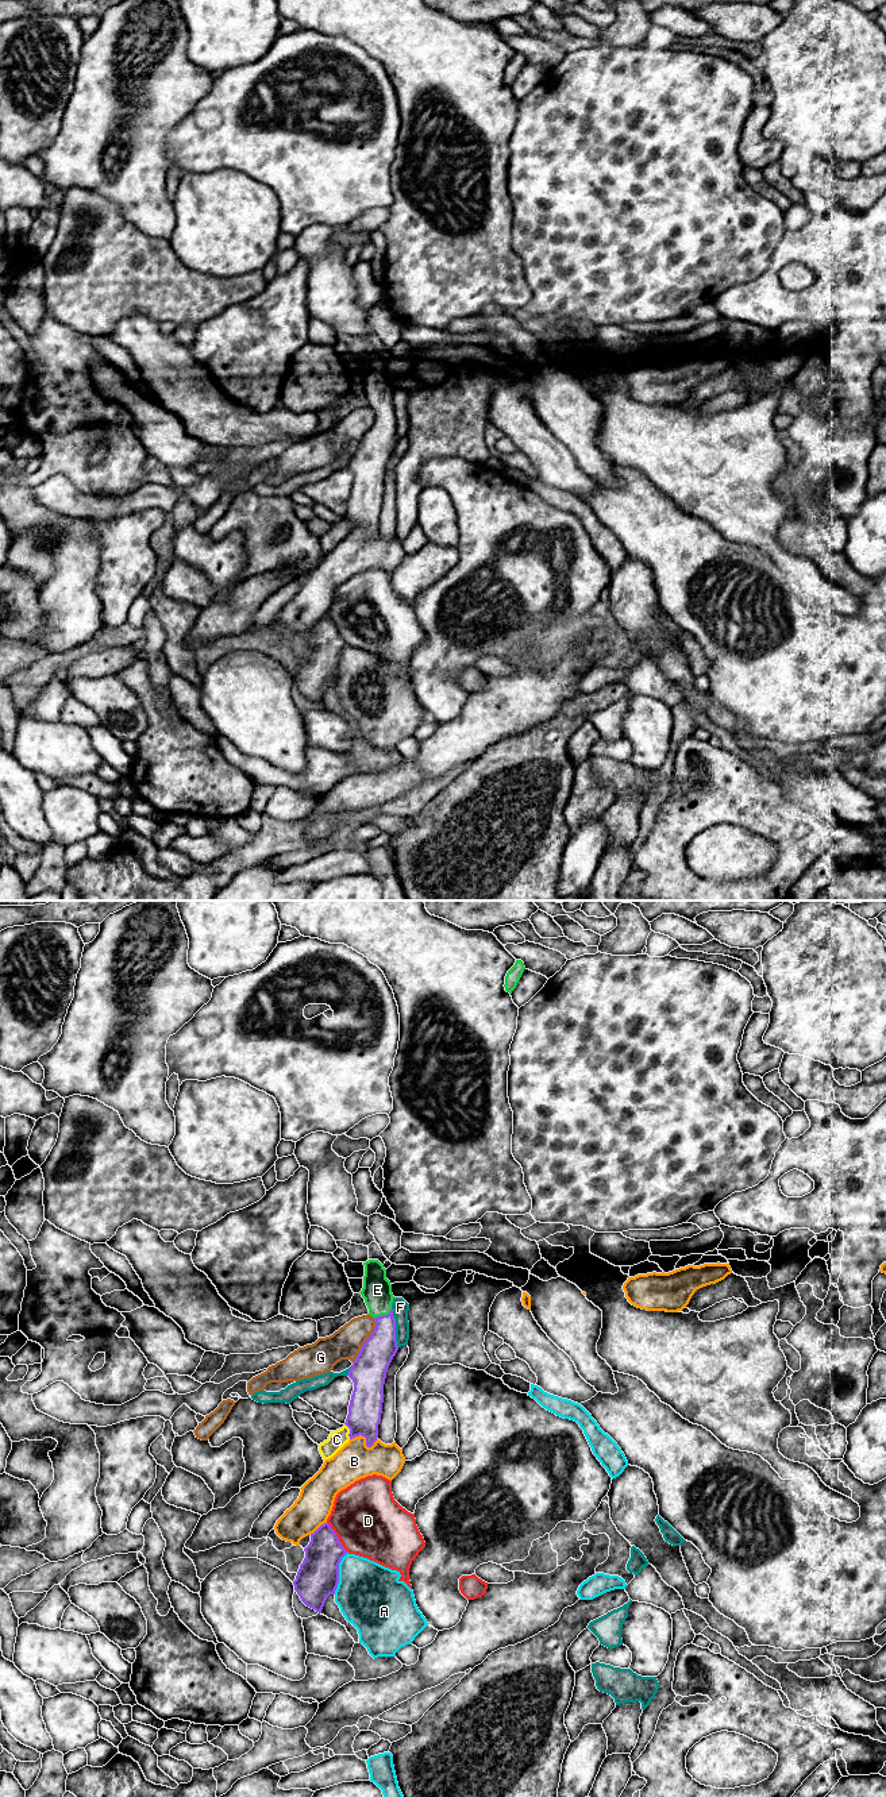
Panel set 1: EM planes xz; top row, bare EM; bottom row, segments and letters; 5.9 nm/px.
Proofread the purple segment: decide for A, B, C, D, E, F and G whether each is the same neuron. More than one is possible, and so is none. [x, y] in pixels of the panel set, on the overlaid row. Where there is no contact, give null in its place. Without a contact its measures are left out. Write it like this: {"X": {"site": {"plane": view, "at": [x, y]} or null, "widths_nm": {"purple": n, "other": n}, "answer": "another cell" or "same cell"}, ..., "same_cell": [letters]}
{"A": {"site": {"plane": "xz", "at": [338, 1573]}, "widths_nm": {"purple": 260, "other": 380}, "answer": "another cell"}, "B": {"site": {"plane": "xz", "at": [366, 1441]}, "widths_nm": {"purple": 200, "other": 220}, "answer": "another cell"}, "C": {"site": {"plane": "xz", "at": [350, 1431]}, "widths_nm": {"purple": 200, "other": 110}, "answer": "another cell"}, "D": {"site": {"plane": "xz", "at": [336, 1537]}, "widths_nm": {"purple": 240, "other": 400}, "answer": "another cell"}, "E": {"site": {"plane": "xz", "at": [382, 1315]}, "widths_nm": {"purple": 200, "other": 180}, "answer": "same cell"}, "F": {"site": {"plane": "xz", "at": [395, 1327]}, "widths_nm": {"purple": 200, "other": 100}, "answer": "another cell"}, "G": {"site": {"plane": "xz", "at": [366, 1341]}, "widths_nm": {"purple": 220, "other": 190}, "answer": "another cell"}, "same_cell": ["E"]}

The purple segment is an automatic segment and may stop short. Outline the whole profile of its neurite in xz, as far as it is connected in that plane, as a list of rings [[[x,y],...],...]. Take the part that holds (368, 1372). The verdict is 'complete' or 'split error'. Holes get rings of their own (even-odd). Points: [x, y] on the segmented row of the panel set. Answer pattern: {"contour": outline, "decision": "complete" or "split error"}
{"contour": [[[378,1260],[363,1262],[363,1288],[359,1292],[374,1318],[375,1327],[353,1362],[348,1377],[354,1383],[346,1426],[350,1439],[365,1437],[371,1447],[378,1438],[388,1368],[396,1356],[396,1319],[393,1316],[392,1284]]], "decision": "split error"}

